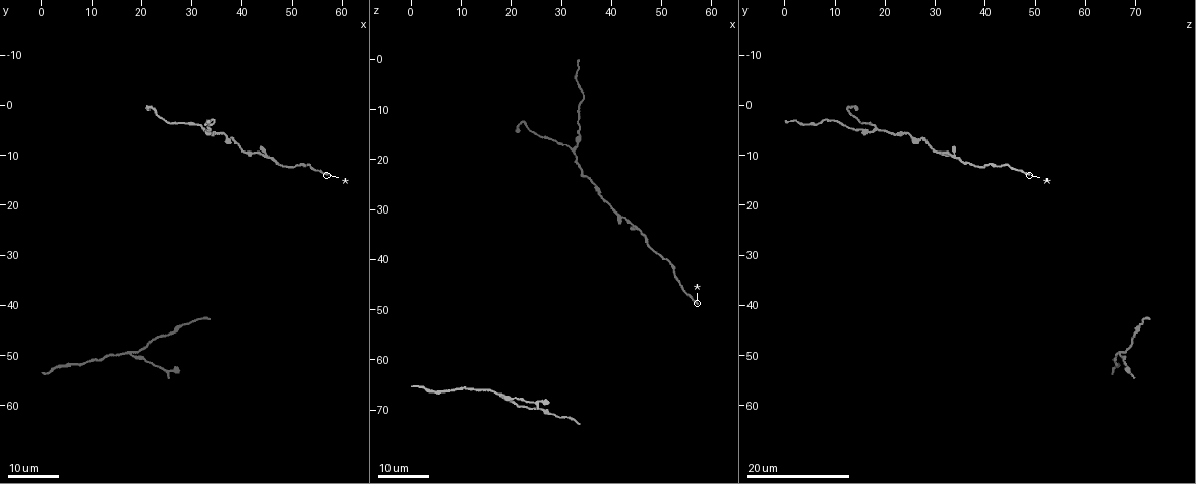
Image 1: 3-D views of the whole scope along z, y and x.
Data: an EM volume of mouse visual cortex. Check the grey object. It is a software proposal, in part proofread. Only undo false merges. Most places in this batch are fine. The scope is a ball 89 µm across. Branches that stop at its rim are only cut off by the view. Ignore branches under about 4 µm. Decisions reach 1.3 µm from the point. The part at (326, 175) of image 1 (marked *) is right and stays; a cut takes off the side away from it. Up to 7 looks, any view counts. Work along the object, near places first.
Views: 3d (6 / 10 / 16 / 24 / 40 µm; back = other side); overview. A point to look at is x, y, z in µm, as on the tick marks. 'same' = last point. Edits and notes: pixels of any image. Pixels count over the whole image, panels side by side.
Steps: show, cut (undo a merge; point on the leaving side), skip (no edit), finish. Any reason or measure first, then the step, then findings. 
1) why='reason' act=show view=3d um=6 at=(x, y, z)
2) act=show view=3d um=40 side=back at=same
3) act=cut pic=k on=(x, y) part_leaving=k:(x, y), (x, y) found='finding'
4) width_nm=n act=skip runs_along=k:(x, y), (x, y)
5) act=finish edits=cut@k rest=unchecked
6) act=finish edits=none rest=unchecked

why='sudden change in width' act=show view=3d um=24 at=(43.0, 9.5, 31.5)

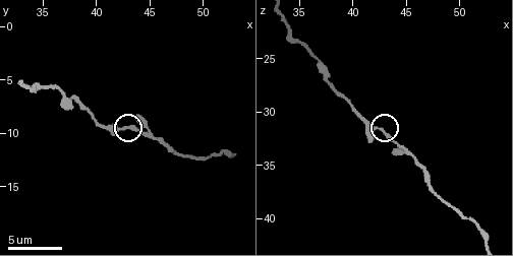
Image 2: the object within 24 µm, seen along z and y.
act=show view=3d um=10 at=(42.6, 9.4, 31.8)

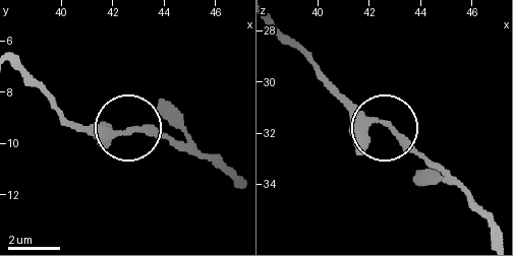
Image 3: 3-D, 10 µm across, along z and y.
act=skip runs_along=3:(494, 221), (388, 129), (355, 116), (319, 79) found='one neuron here'

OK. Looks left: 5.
why='sudden change in width' act=show view=3d um=6 at=(33.8, 5.8, 21.8)

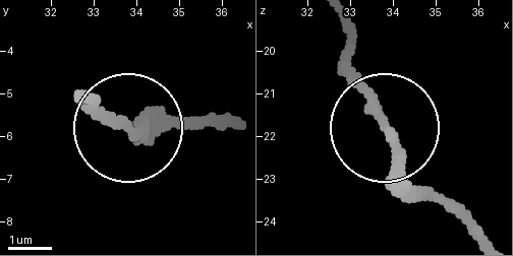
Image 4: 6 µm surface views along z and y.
act=skip runs_along=4:(226, 126), (120, 126), (83, 104) found='all the same neuron'

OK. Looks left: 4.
why='side arm on a straight run' act=show view=3d um=24 at=(32.5, 4.5, 18.0)

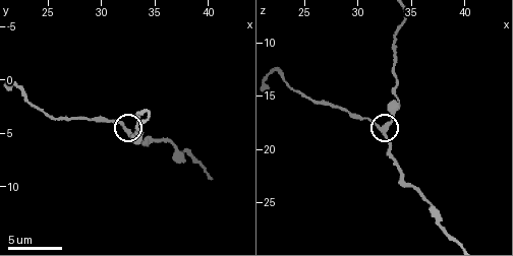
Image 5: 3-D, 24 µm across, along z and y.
act=show view=3d um=10 at=(32.2, 4.4, 18.0)

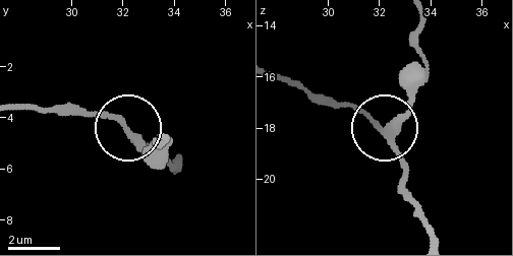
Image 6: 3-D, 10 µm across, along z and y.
side_arm_um=16 act=skip runs_along=6:(434, 234), (407, 188), (390, 135), (335, 99) found='one neuron here'

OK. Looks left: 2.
why='thick turns thin' act=show view=3d um=10 at=(22.0, 0.6, 12.4)

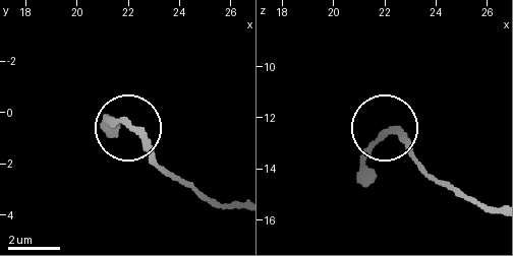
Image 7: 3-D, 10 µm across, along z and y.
act=skip runs_along=7:(233, 207), (168, 175), (126, 126), (104, 126) found='all the same neuron'

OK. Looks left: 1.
act=finish edits=none rest=unchecked

